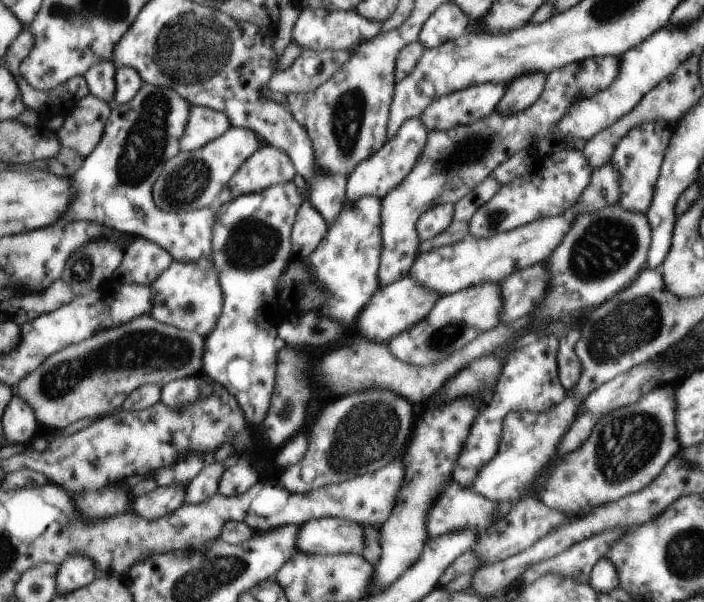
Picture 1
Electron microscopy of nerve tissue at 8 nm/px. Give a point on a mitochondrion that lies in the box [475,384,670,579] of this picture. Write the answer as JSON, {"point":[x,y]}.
{"point":[625,446]}

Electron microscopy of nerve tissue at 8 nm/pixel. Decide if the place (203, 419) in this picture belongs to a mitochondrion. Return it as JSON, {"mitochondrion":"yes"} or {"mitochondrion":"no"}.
{"mitochondrion":"no"}

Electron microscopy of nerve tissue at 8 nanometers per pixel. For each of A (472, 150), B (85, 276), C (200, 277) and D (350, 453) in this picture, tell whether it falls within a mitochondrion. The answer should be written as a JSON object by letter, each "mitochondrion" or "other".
{"A":"mitochondrion","B":"mitochondrion","C":"mitochondrion","D":"mitochondrion"}

